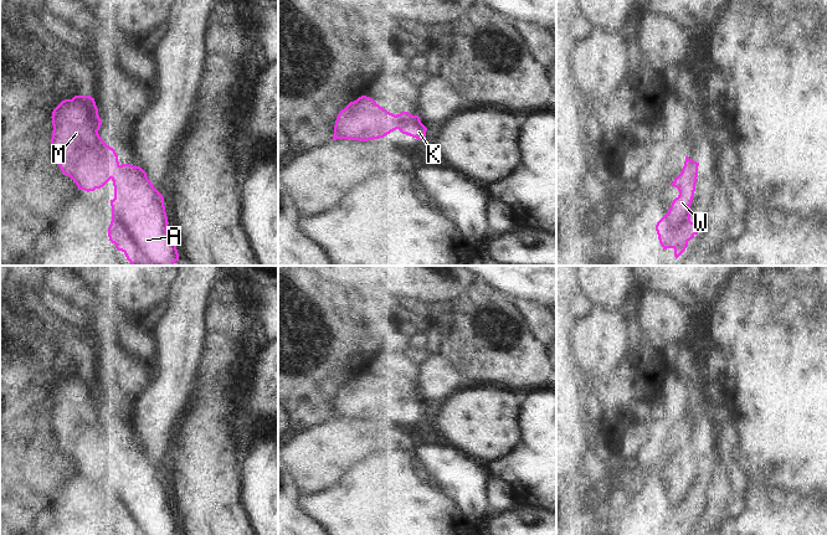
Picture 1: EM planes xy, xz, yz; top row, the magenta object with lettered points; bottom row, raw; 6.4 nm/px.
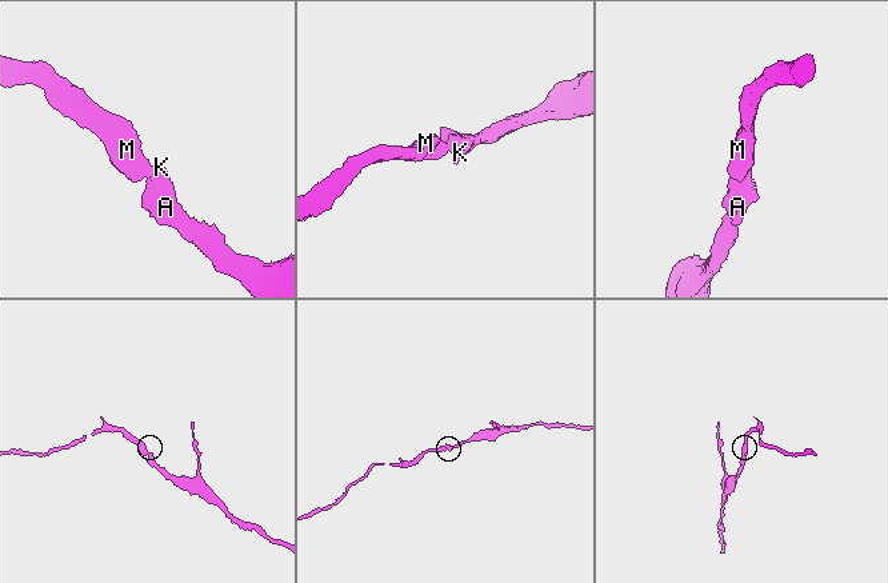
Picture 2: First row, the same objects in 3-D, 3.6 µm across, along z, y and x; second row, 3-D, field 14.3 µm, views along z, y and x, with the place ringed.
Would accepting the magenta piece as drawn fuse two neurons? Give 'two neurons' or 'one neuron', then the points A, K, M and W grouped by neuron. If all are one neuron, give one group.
one neuron; groups A K M W

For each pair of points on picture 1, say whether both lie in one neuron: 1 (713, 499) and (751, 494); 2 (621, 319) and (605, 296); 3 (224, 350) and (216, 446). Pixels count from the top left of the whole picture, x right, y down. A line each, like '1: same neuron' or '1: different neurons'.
1: different neurons
2: different neurons
3: same neuron

